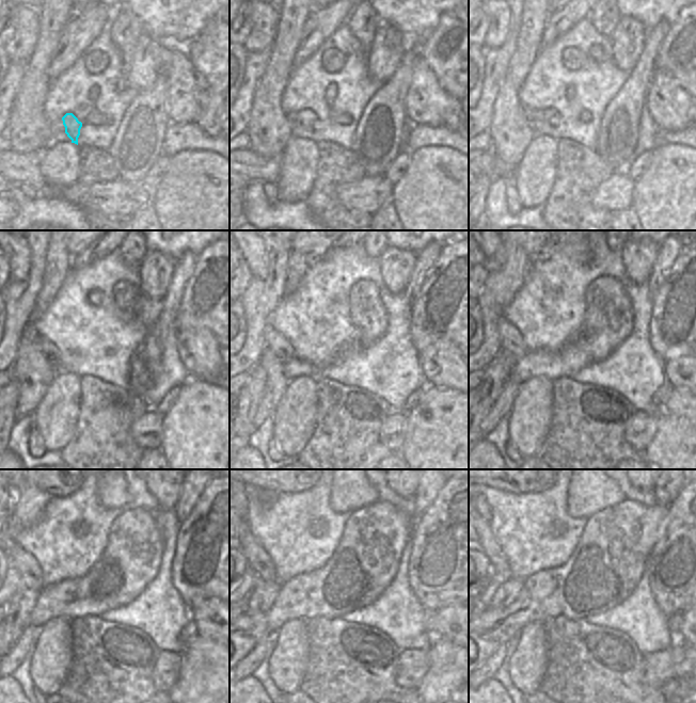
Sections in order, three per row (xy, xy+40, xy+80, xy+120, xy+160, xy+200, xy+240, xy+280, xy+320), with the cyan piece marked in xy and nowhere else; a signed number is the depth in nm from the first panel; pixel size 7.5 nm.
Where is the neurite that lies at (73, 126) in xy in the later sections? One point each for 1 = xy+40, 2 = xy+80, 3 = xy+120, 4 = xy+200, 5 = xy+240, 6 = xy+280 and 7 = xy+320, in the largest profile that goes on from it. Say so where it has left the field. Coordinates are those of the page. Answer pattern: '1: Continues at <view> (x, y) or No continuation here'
1: Continues at xy+40 (306, 116)
2: Continues at xy+80 (530, 114)
3: Continues at xy+120 (48, 349)
4: Continues at xy+200 (511, 341)
5: Continues at xy+240 (30, 572)
6: Continues at xy+280 (259, 560)
7: Continues at xy+320 (499, 562).

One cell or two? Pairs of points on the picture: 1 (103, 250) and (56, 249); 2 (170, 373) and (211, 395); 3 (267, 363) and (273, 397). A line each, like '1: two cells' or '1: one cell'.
1: two cells
2: two cells
3: one cell

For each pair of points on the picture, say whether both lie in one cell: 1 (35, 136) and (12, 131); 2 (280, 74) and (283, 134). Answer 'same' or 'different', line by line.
1: same
2: same

